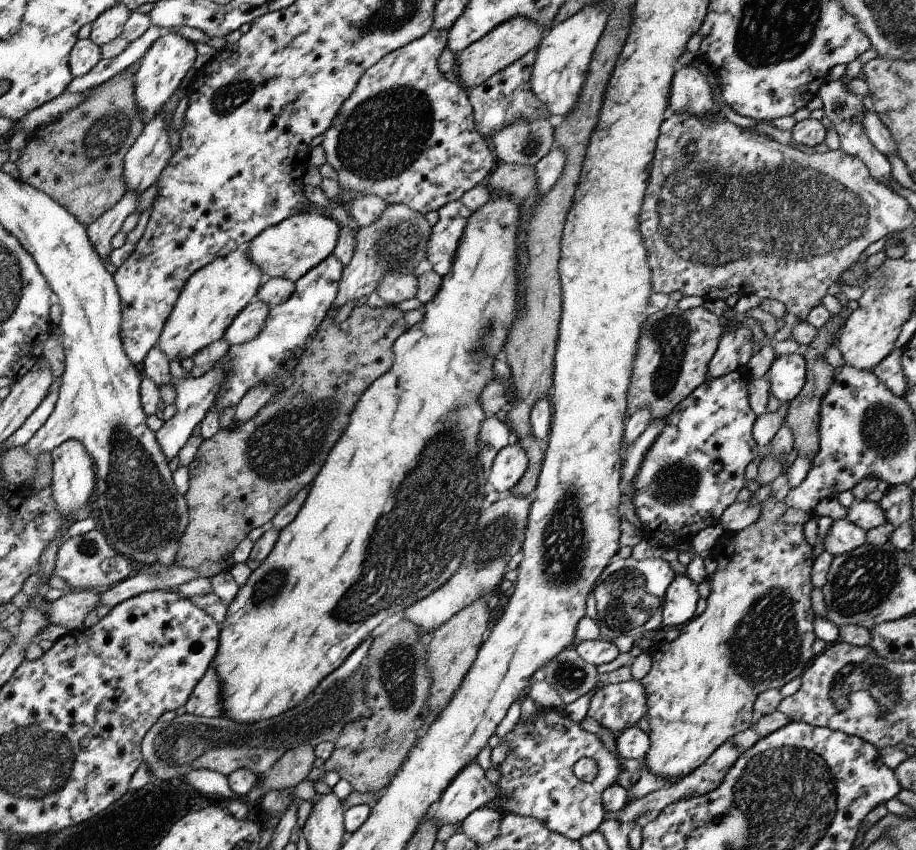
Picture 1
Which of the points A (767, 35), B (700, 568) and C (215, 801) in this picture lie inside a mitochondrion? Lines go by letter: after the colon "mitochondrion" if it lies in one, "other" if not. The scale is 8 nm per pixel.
A: mitochondrion
B: other
C: other

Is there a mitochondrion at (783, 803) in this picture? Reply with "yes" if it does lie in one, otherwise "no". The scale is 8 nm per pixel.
yes

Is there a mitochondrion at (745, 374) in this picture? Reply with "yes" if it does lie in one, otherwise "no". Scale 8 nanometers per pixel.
no

